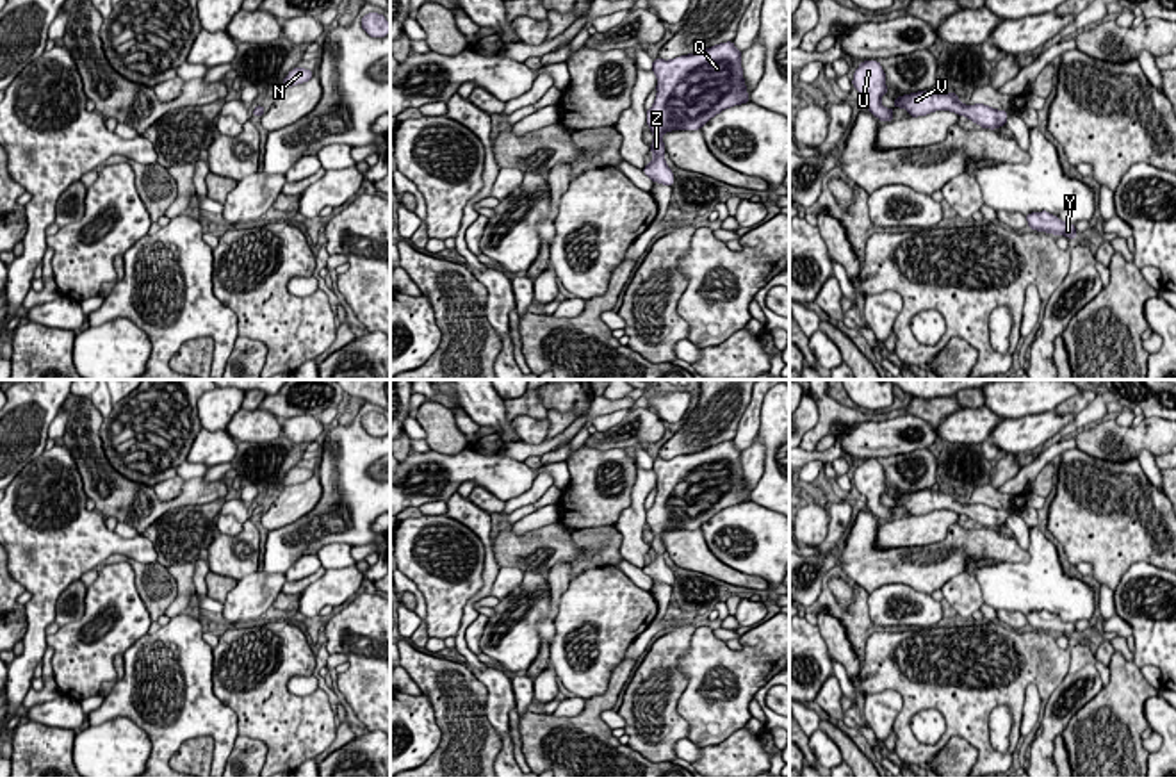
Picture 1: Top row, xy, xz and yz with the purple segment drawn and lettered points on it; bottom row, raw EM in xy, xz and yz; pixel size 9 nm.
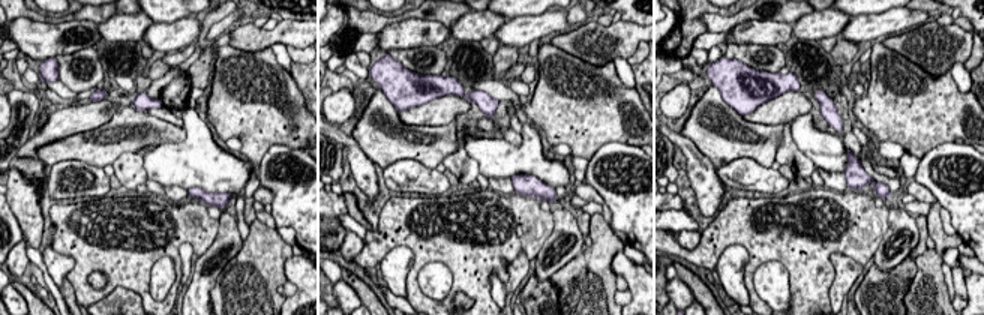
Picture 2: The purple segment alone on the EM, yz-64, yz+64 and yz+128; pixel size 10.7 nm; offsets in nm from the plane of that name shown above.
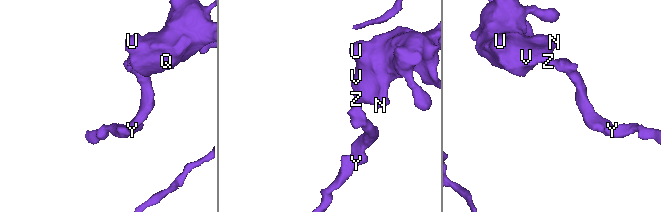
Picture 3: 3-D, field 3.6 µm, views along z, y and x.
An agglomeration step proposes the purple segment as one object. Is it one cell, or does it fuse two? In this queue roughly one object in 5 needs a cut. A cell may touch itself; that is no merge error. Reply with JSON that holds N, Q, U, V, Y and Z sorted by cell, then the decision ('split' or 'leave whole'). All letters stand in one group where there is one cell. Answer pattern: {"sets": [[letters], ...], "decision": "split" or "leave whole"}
{"sets": [["N", "Q", "U", "V", "Y", "Z"]], "decision": "leave whole"}

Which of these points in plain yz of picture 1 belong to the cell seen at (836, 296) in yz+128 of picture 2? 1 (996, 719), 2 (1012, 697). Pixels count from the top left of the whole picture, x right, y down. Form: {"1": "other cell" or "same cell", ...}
{"1": "same cell", "2": "other cell"}

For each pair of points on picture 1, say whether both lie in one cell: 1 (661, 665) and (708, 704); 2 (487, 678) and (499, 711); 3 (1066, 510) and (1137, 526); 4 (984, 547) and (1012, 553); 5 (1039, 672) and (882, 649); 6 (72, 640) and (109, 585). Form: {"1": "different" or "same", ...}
{"1": "different", "2": "same", "3": "same", "4": "same", "5": "same", "6": "same"}

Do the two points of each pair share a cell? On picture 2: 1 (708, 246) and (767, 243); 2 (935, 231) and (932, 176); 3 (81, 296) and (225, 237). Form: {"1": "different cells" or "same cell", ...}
{"1": "same cell", "2": "different cells", "3": "different cells"}

